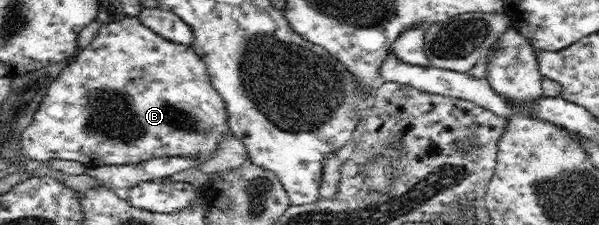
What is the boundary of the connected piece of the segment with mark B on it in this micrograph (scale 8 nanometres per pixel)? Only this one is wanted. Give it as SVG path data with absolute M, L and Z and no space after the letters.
M125 16L120 21L103 24L98 29L93 41L77 53L77 57L62 69L55 81L50 83L48 93L37 108L33 122L22 134L21 150L23 150L23 156L26 159L43 162L48 162L49 159L69 159L69 161L84 163L88 168L139 163L161 157L189 157L189 159L195 159L201 164L206 159L213 157L213 153L219 149L219 143L227 135L233 134L231 134L231 128L229 128L226 103L223 101L221 94L213 87L211 78L207 73L206 63L198 53L195 53L193 46L169 41L143 25L138 17Z

